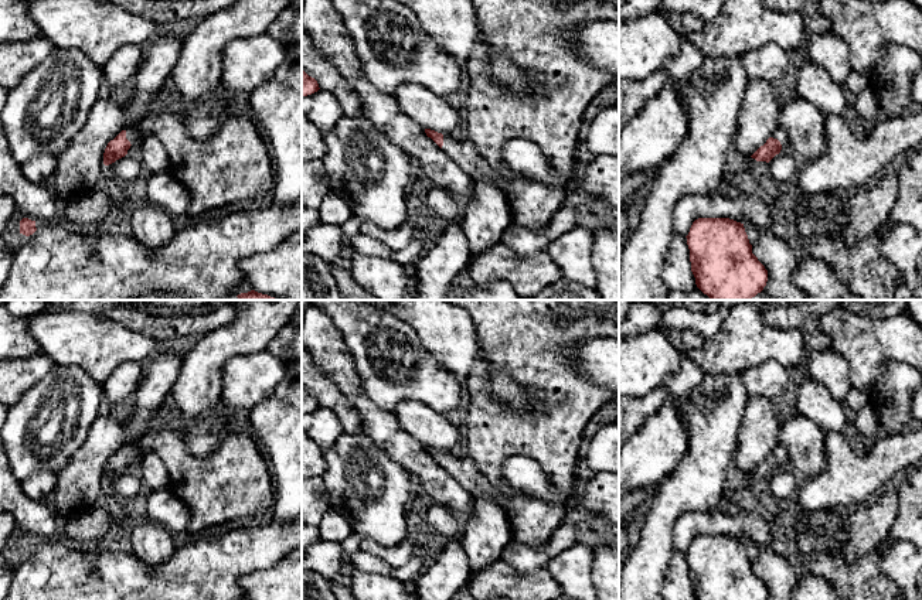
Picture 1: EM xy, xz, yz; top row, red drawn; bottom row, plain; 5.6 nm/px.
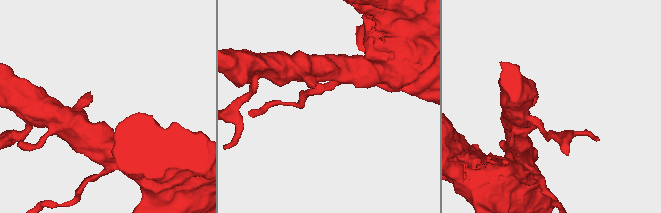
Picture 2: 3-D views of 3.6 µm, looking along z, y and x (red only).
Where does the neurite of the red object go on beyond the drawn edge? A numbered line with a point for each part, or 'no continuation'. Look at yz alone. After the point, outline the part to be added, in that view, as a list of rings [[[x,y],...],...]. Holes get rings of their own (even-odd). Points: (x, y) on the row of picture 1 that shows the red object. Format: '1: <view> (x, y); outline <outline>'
1: yz (781, 135); outline [[[778,129],[770,137],[778,139],[782,144],[782,149],[785,149],[789,144],[787,134],[782,129]]]

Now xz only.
1: xz (465, 153); outline [[[443,134],[442,149],[470,178],[493,184],[507,194],[508,181],[491,168],[470,137],[459,142],[453,140],[449,134]]]

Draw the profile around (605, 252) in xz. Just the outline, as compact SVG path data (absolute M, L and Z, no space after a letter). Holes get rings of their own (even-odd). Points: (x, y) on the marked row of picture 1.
M593 221L592 266L601 300L619 300L619 224Z

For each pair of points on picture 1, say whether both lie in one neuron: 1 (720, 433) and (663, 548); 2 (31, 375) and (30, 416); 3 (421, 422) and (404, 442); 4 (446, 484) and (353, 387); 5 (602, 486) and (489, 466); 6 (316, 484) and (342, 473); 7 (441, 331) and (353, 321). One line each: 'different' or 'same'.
1: same
2: different
3: different
4: same
5: different
6: different
7: different

